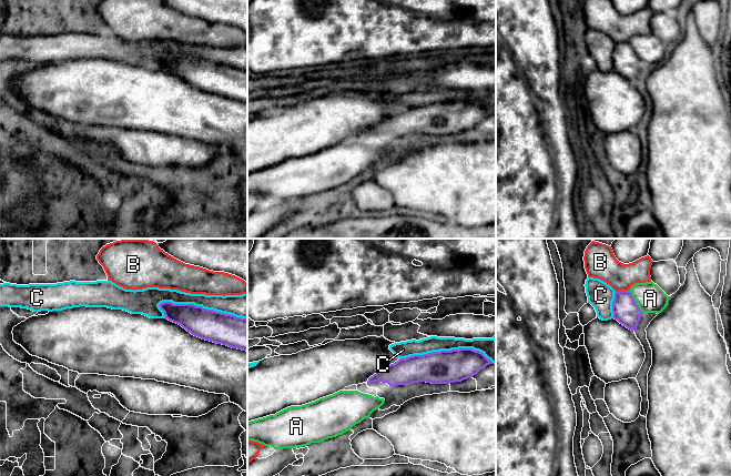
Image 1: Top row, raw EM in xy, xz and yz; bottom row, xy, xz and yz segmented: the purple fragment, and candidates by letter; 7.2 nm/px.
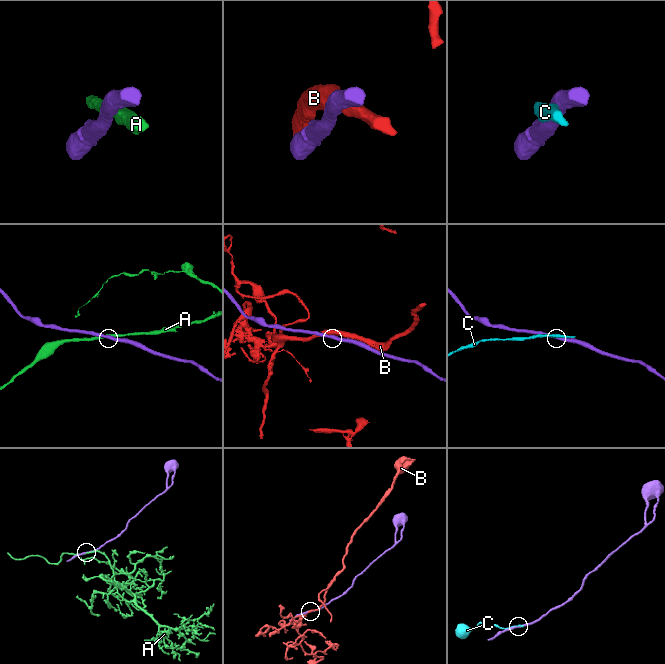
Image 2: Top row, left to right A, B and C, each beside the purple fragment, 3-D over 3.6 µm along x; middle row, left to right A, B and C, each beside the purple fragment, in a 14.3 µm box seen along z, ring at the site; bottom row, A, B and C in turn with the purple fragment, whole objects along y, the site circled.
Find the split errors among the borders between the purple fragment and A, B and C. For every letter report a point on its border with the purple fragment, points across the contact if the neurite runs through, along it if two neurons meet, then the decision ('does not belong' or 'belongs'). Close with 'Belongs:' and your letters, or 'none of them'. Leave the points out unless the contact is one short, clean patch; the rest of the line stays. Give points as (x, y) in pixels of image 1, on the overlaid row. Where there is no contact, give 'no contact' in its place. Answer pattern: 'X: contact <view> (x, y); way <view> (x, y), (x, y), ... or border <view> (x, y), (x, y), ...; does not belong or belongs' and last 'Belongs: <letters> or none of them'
A: contact yz (636, 302); does not belong
B: contact yz (621, 291); does not belong
C: contact xy (201, 306); does not belong
Belongs: none of them

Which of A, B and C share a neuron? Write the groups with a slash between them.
A / B / C

